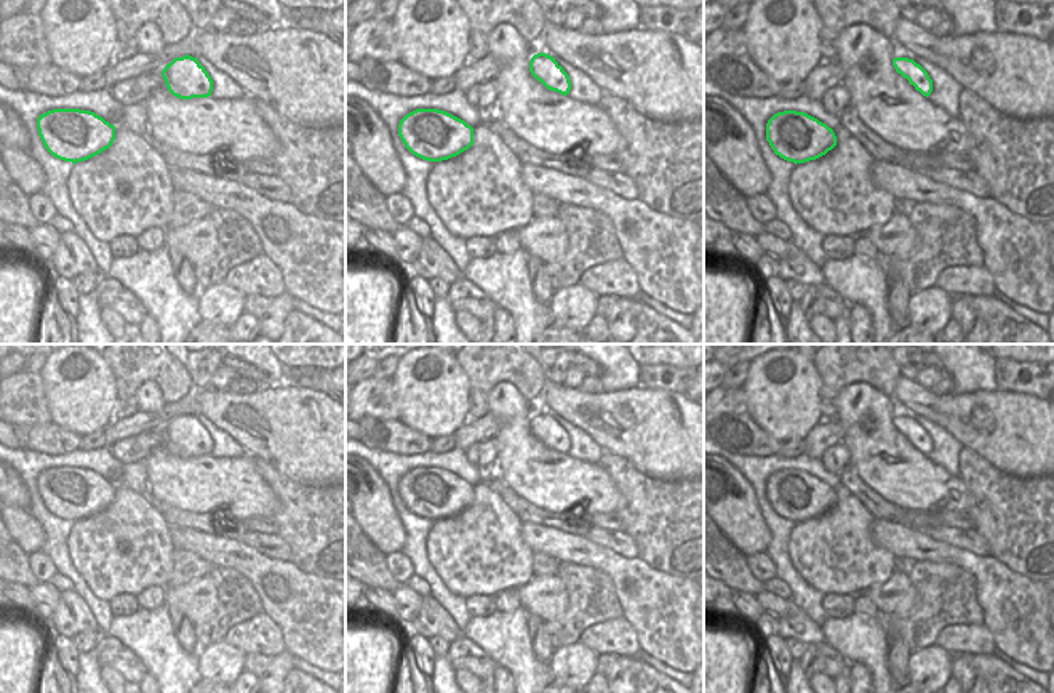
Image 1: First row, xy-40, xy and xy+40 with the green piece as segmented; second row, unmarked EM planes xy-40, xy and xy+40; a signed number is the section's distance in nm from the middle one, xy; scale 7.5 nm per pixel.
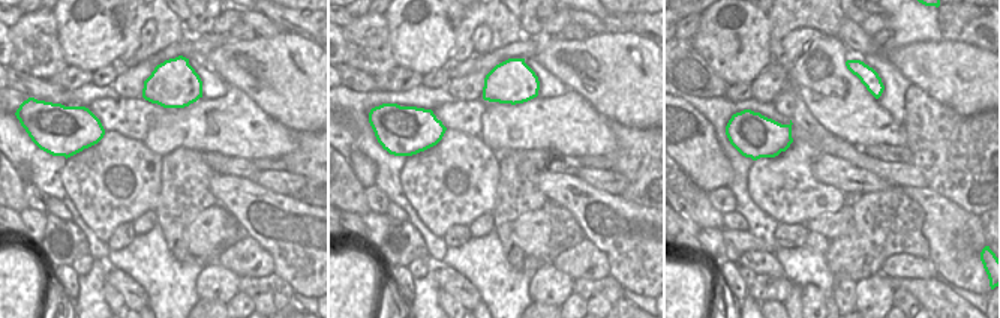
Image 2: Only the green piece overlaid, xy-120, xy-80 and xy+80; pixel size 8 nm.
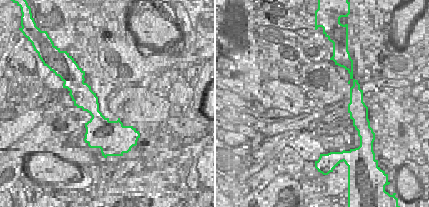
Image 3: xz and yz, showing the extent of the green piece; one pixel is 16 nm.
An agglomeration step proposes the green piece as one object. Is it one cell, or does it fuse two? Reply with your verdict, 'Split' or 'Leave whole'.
Leave whole

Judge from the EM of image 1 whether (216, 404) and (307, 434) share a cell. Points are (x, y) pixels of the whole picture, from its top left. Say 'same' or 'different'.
same

